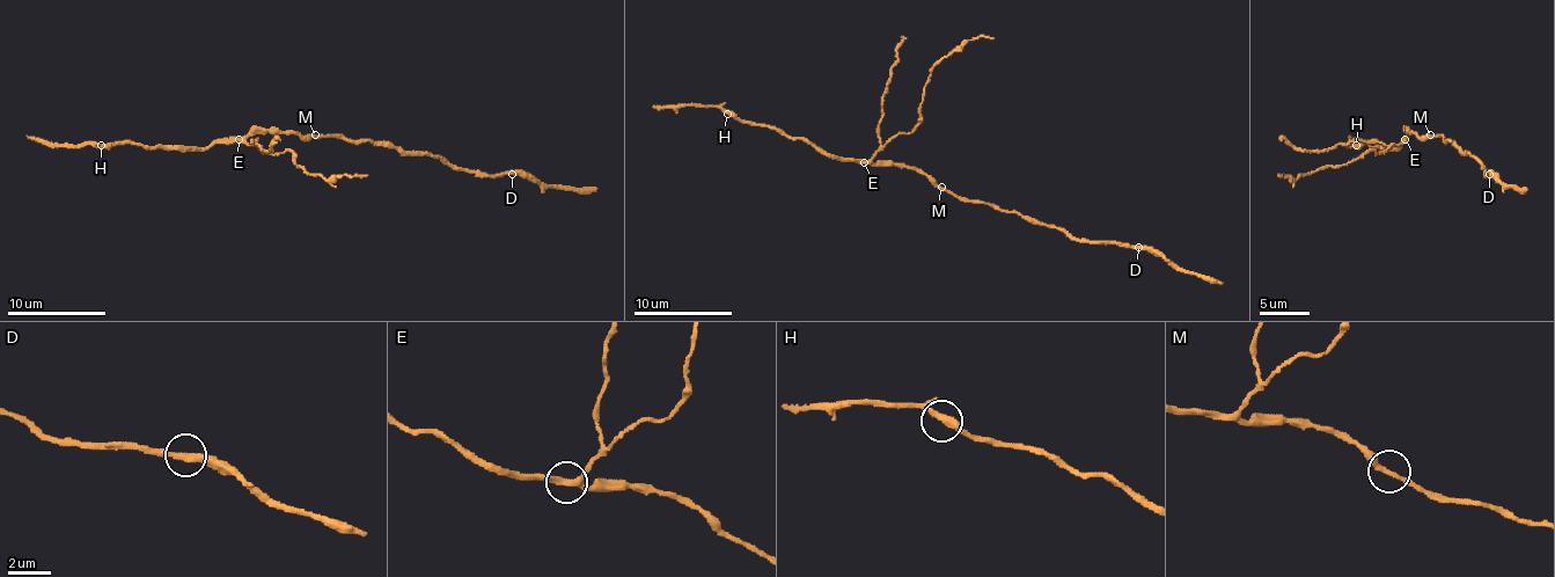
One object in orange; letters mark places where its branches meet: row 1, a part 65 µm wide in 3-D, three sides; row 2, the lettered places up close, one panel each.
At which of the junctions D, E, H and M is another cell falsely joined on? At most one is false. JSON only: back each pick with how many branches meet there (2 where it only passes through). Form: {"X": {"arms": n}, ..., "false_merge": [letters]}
{"E": {"arms": 3}, "false_merge": ["E"]}

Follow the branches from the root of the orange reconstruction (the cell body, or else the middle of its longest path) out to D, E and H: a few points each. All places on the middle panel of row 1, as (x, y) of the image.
D: (941, 190), (948, 190), (963, 199), (988, 202), (1044, 224), (1055, 224), (1077, 239), (1138, 247)
E: (941, 190), (909, 167), (865, 162)
H: (941, 190), (909, 167), (837, 160), (815, 151), (800, 138), (786, 138), (767, 125), (741, 123), (727, 114)

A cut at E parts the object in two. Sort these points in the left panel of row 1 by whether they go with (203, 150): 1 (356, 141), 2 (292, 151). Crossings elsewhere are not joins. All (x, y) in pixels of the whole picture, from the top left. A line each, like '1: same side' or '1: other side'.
1: same side
2: other side

